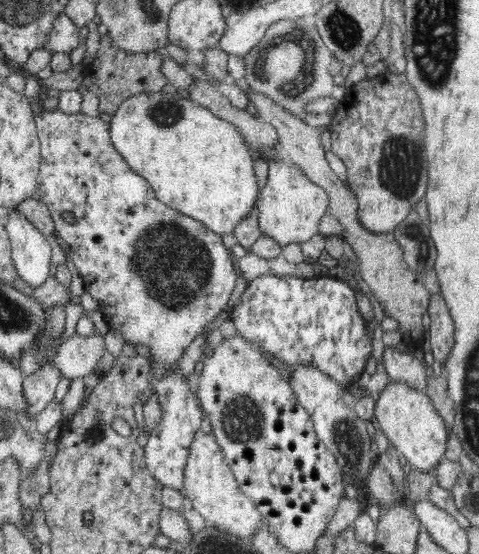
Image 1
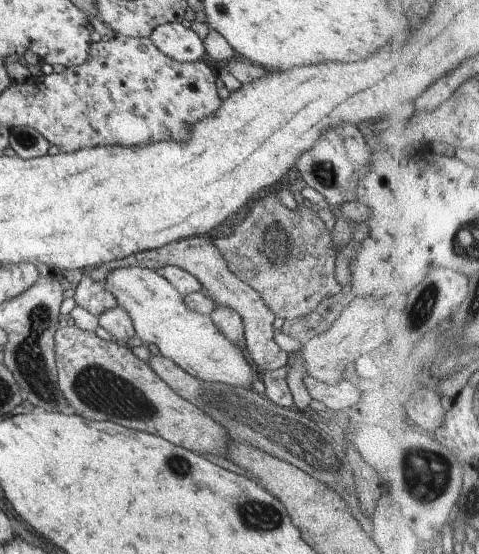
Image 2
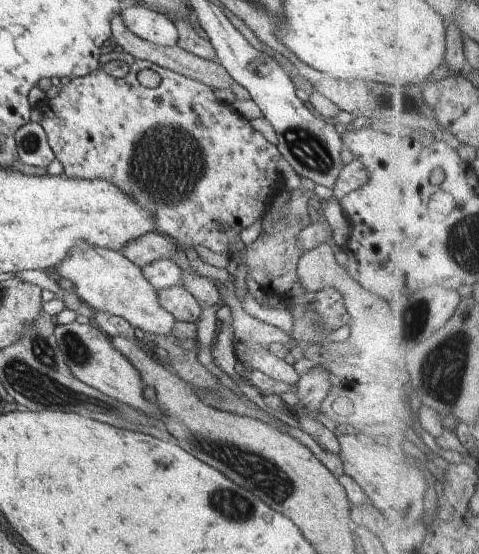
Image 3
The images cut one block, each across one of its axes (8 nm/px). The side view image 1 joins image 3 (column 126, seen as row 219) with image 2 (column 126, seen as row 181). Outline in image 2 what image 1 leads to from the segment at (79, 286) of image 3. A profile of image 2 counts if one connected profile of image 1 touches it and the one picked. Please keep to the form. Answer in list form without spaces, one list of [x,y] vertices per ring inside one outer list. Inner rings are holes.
[[[130,266],[116,268],[116,270],[108,272],[108,276],[104,278],[104,286],[116,298],[117,306],[126,310],[126,314],[130,314],[135,334],[150,349],[160,352],[162,356],[169,358],[189,375],[200,378],[200,380],[214,386],[220,384],[220,386],[234,387],[236,389],[253,388],[252,383],[257,380],[258,368],[248,358],[245,350],[226,338],[214,325],[210,315],[196,314],[194,310],[190,310],[186,306],[186,302],[184,302],[184,297],[180,296],[180,292],[166,278],[158,276],[155,270]]]

